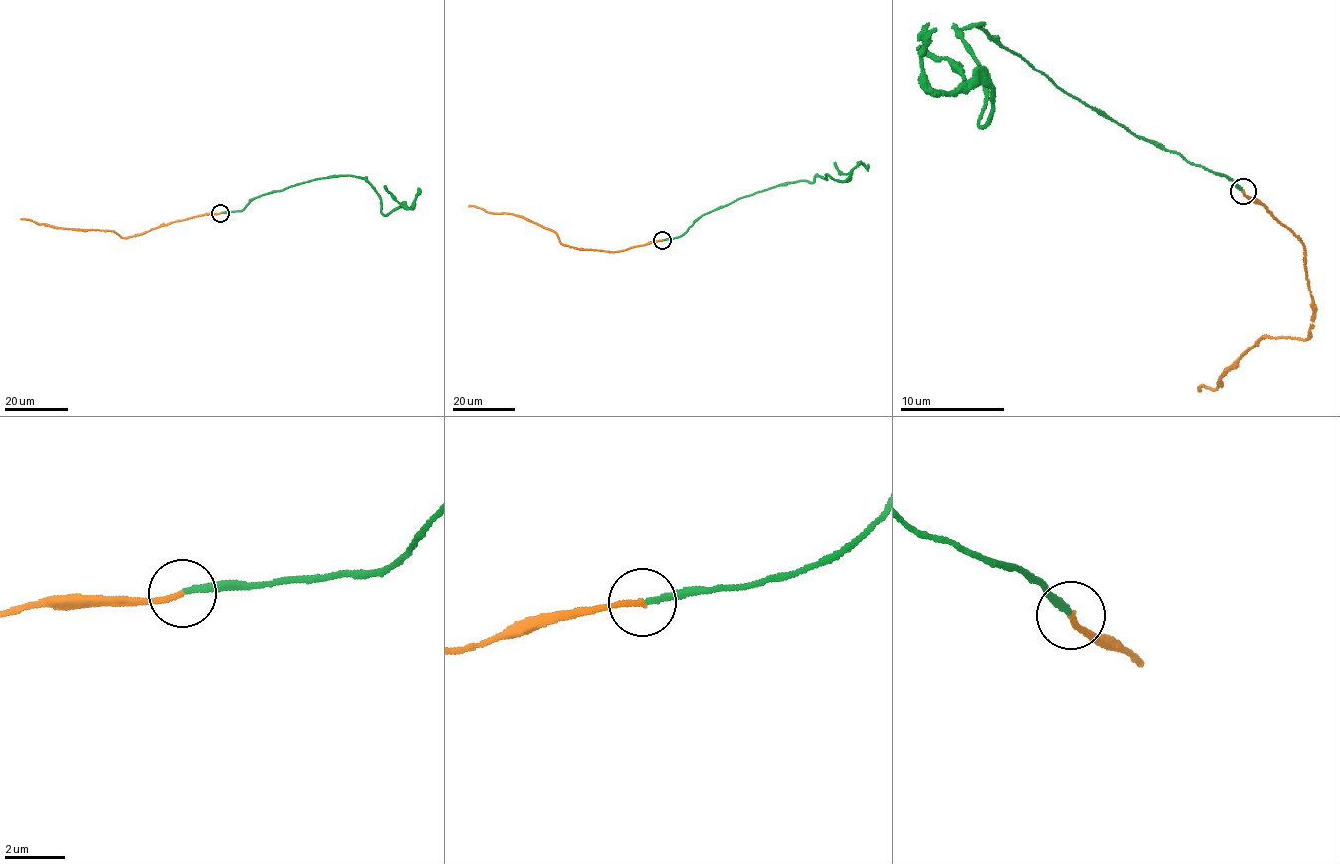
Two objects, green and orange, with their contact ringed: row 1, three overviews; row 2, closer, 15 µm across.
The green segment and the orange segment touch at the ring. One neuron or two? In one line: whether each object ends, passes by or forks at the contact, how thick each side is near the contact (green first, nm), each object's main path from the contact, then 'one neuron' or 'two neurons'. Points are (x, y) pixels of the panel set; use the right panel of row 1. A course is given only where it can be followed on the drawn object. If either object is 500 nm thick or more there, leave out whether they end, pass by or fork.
green ends | orange ends | 200/190 nm | green via (1242, 191), (1062, 91), (981, 23), (962, 31), (986, 78), (982, 126), (988, 86), (926, 83), (929, 23) | orange via (1242, 191), (1305, 248), (1310, 337), (1263, 338), (1226, 369), (1222, 387), (1198, 390) | one neuron

